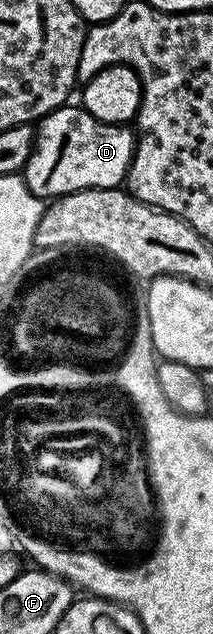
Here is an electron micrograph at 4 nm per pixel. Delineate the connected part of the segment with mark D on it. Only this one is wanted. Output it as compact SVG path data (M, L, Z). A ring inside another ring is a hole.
M72 104L61 105L35 126L32 154L22 170L26 187L35 197L55 199L83 189L114 189L125 184L136 150L135 132L127 124L108 125L94 119L79 104Z

